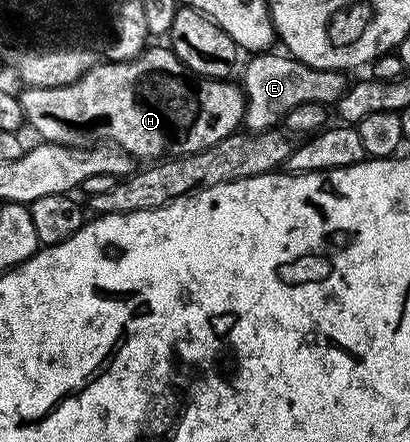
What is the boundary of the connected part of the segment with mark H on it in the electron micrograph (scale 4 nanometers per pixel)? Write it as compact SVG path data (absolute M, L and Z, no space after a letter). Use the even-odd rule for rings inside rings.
M146 48L144 53L130 61L102 60L87 70L75 83L61 87L20 90L25 125L38 133L42 142L60 145L99 145L112 143L135 159L168 159L183 157L186 153L198 153L219 139L227 139L242 128L245 120L245 94L240 84L229 79L201 77L193 73L179 60L172 49Z

